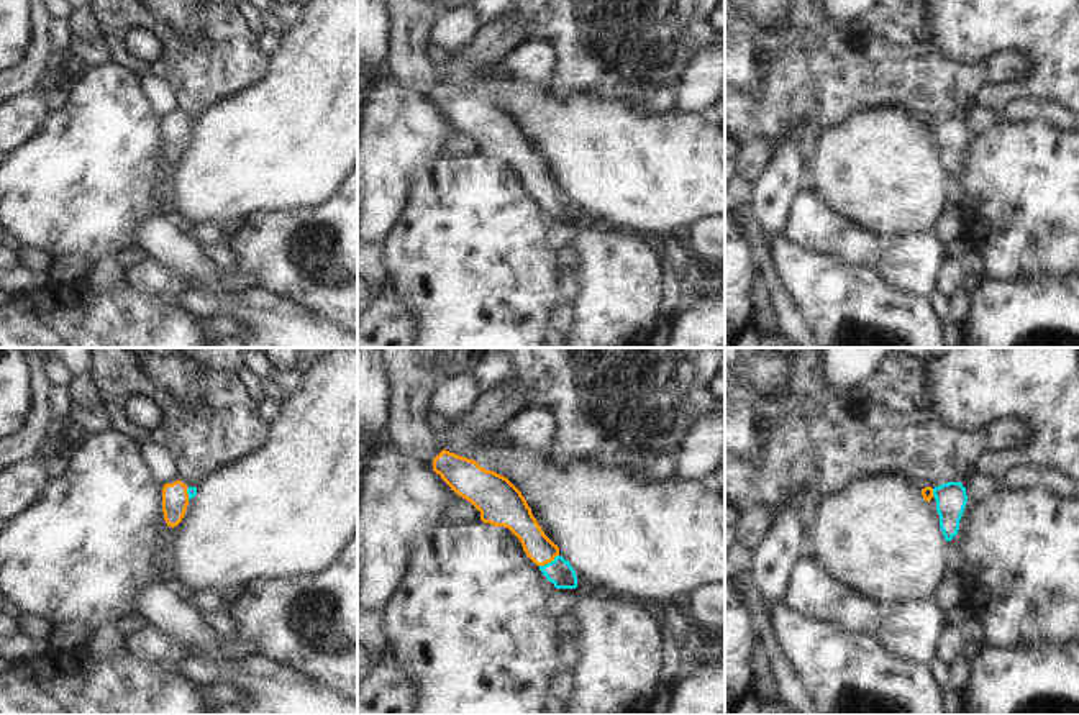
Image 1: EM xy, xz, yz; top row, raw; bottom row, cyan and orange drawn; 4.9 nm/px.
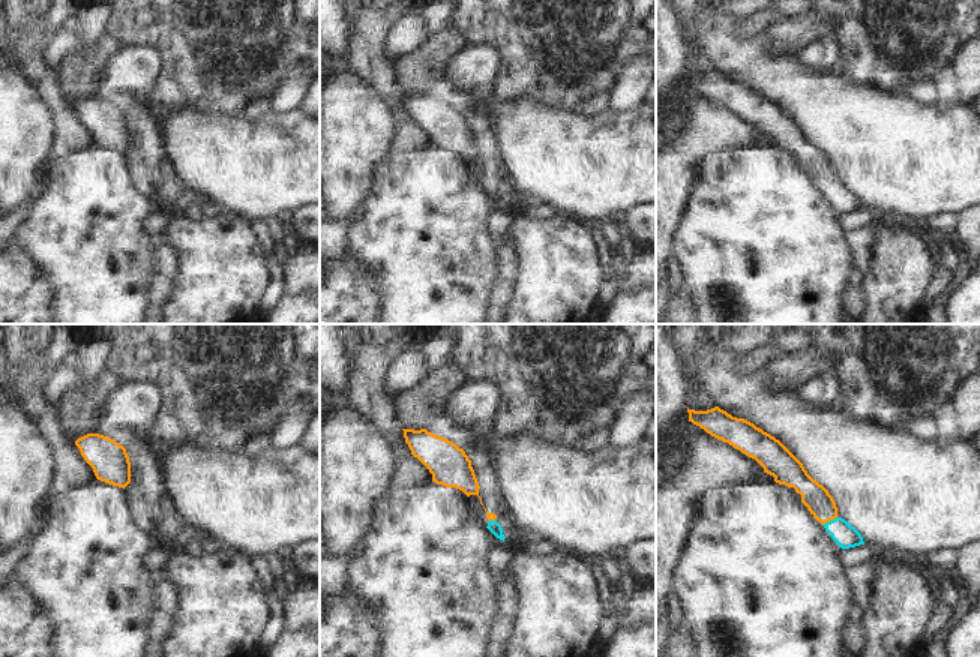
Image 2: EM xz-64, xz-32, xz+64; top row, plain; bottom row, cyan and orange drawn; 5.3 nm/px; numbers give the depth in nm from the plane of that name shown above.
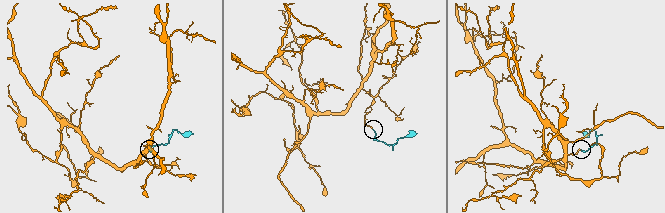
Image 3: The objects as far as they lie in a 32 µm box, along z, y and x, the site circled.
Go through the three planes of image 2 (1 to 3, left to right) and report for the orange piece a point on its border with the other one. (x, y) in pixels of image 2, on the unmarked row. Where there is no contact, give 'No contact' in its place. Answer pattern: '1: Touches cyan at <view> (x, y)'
1: No contact
2: Touches cyan at xz-32 (493, 185)
3: Touches cyan at xz+64 (830, 185).

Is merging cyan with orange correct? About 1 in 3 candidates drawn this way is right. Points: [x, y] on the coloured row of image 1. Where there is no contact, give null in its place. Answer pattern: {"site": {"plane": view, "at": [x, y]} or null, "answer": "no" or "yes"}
{"site": {"plane": "xz", "at": [548, 563]}, "answer": "yes"}

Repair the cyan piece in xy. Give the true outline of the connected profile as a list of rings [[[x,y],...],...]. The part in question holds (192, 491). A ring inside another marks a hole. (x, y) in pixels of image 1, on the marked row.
[[[182,480],[164,484],[162,512],[167,526],[177,526],[187,510],[189,500],[197,495],[197,487],[187,487]]]

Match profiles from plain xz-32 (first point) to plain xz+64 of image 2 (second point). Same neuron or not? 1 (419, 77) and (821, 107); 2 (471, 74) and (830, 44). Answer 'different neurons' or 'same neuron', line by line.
1: different neurons
2: same neuron

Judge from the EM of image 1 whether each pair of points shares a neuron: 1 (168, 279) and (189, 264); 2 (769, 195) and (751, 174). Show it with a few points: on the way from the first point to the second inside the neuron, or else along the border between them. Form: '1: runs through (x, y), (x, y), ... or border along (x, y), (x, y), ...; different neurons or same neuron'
1: border along (146, 253), (182, 274), (189, 282), (189, 289); different neurons
2: border along (774, 146), (769, 164), (753, 184); different neurons

